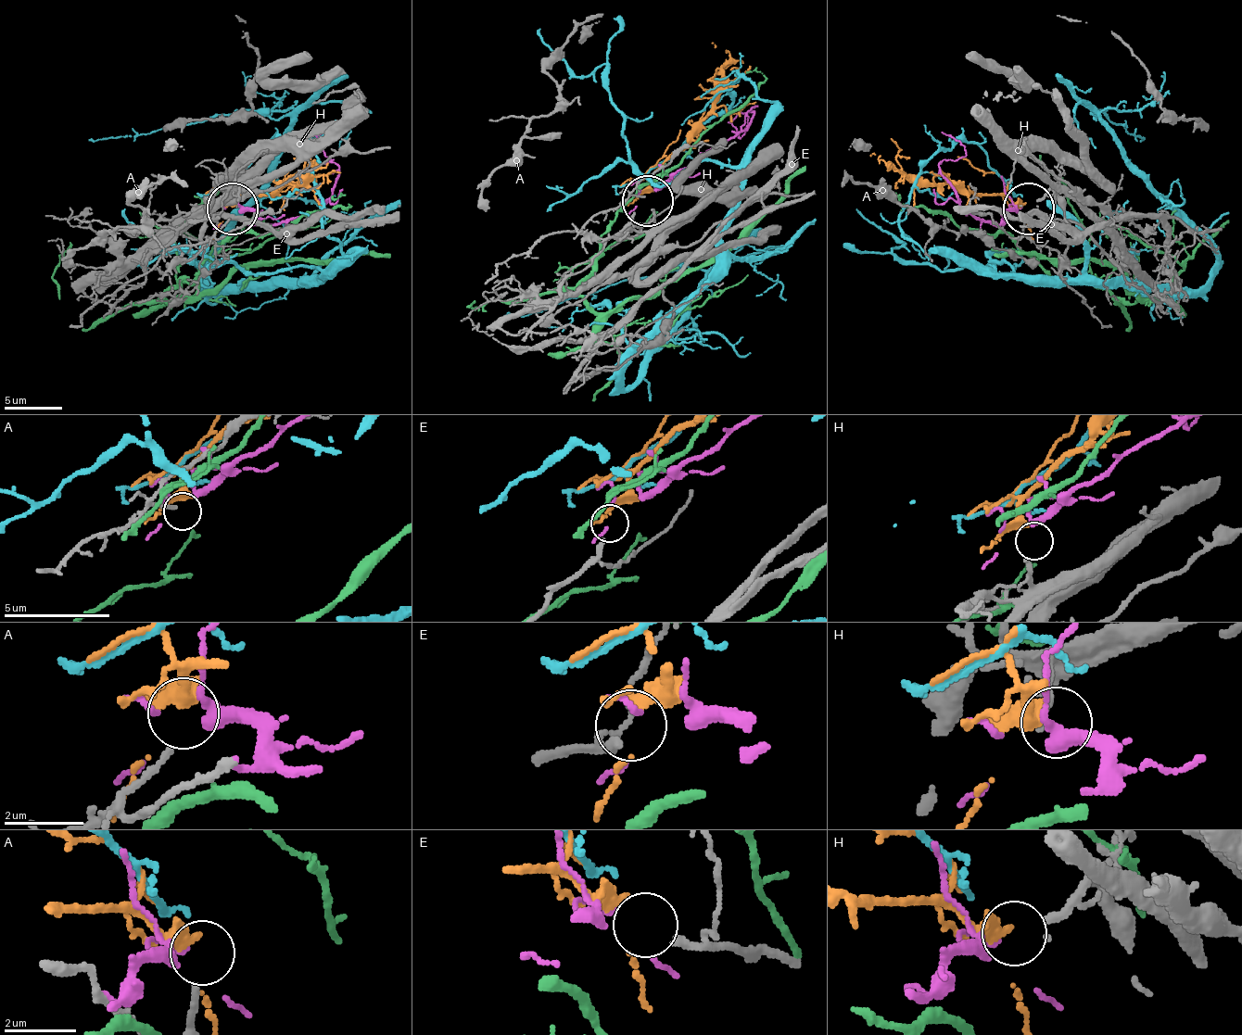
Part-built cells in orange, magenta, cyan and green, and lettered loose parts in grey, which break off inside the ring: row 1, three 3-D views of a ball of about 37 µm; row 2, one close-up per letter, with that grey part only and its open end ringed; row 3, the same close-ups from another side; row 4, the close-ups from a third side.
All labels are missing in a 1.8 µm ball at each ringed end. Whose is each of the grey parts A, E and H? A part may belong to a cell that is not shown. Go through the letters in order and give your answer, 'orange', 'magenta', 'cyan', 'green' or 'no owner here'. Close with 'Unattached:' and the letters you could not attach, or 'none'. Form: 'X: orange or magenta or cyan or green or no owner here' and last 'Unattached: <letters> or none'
A: no owner here
E: magenta
H: orange
Unattached: A

